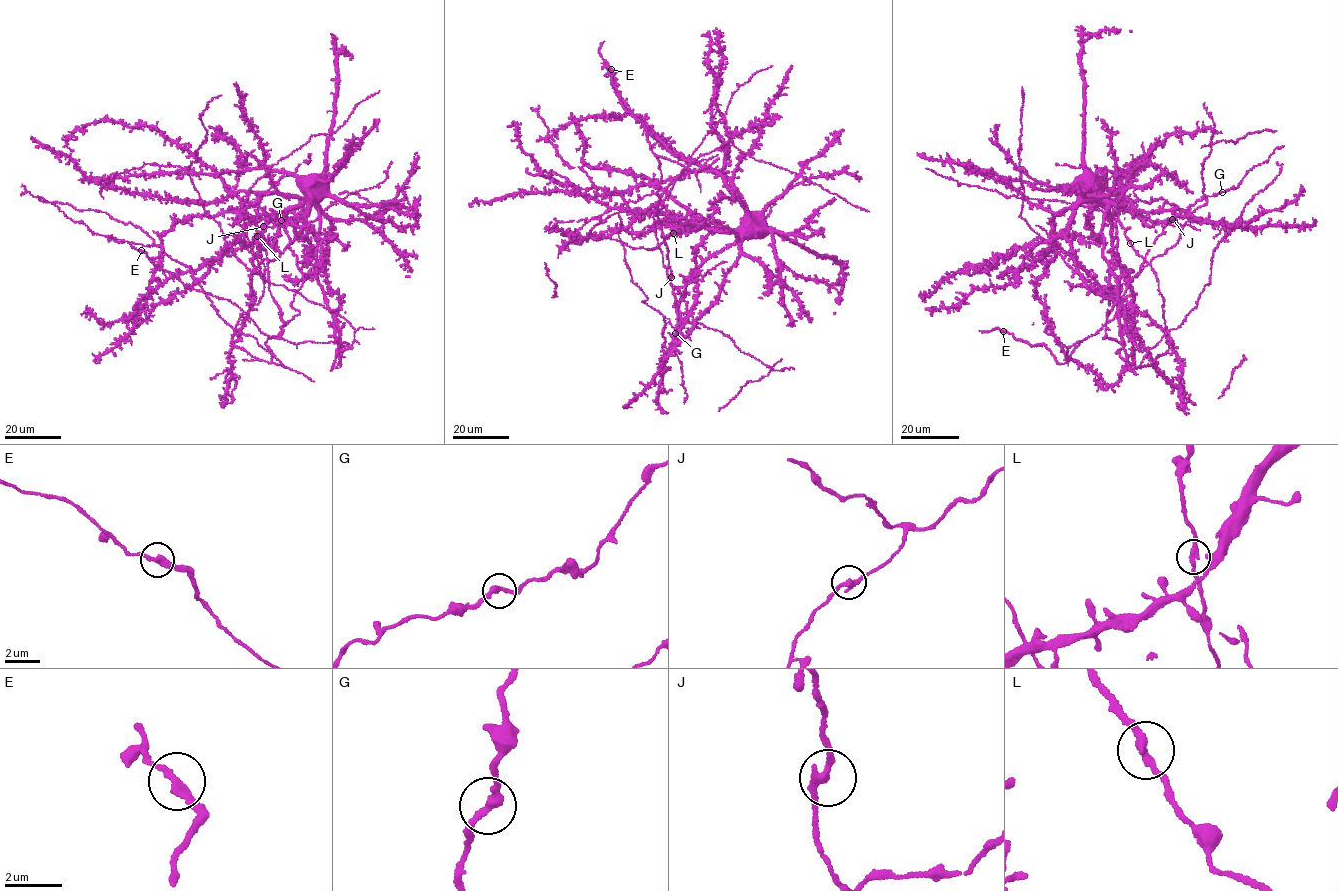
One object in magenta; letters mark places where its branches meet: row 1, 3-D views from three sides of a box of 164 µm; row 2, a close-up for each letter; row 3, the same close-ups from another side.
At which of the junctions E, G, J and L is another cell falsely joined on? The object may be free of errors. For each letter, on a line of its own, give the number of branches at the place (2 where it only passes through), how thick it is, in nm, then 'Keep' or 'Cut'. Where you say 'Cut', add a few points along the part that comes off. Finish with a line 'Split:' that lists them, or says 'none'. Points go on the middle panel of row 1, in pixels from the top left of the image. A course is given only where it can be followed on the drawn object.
E: Branches: 2. Thickness 280 nm. Keep
G: Branches: 2. Thickness 280 nm. Keep
J: Branches: 2. Thickness 280 nm. Keep
L: Branches: 2. Thickness 280 nm. Keep
Split: none

